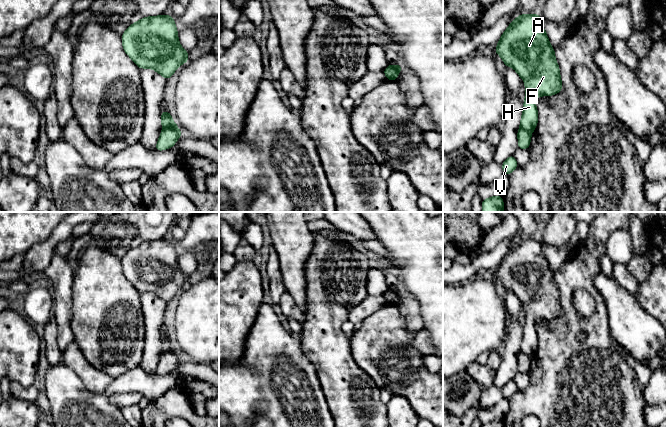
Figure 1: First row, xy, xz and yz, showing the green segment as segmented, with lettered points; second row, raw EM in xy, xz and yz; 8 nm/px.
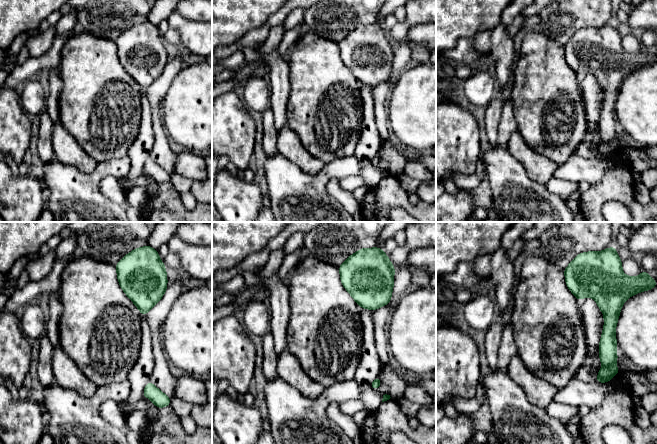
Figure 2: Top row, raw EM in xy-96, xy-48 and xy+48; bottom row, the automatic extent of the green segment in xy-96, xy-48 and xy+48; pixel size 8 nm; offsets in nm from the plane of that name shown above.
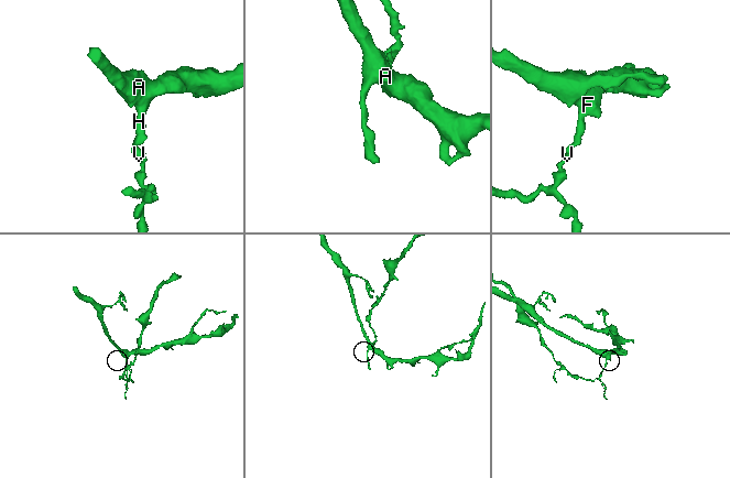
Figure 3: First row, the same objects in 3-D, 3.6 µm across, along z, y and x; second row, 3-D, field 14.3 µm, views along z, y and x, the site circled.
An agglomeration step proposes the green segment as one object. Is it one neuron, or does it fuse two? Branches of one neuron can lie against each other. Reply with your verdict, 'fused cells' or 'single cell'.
fused cells

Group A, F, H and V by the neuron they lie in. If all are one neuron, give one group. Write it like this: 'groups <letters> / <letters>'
groups A F H / V

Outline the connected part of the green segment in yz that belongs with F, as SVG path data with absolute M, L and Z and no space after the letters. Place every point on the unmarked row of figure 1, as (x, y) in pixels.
M520 238L504 255L495 272L506 291L513 291L525 305L520 352L532 357L538 346L535 324L539 320L560 317L562 306L551 271L539 238Z

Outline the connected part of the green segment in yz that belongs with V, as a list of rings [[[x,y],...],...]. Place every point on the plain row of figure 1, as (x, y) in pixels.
[[[514,379],[509,380],[502,387],[502,393],[504,398],[510,399],[516,392],[517,392],[517,385]]]

